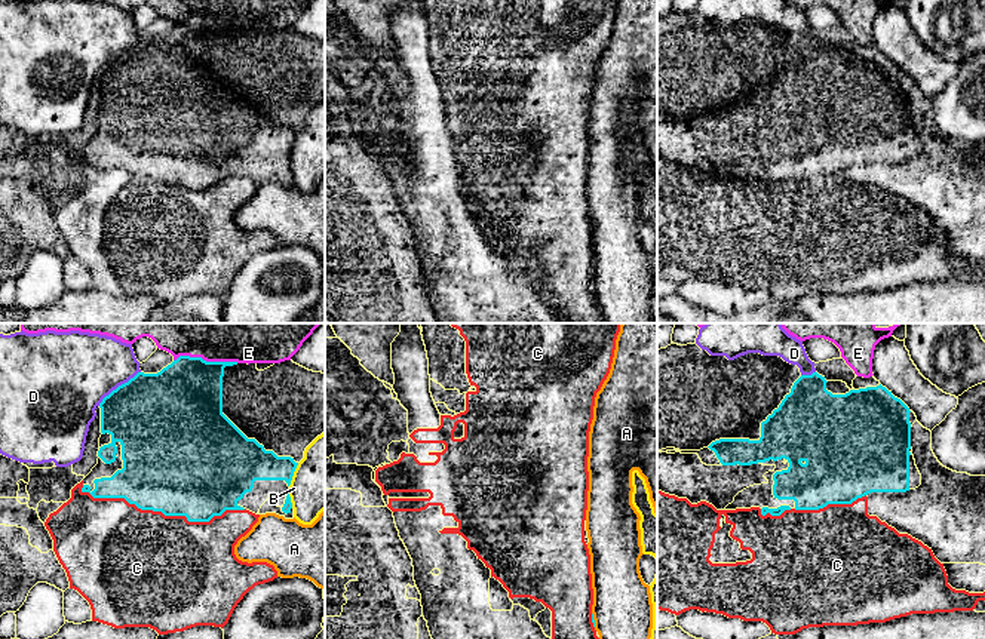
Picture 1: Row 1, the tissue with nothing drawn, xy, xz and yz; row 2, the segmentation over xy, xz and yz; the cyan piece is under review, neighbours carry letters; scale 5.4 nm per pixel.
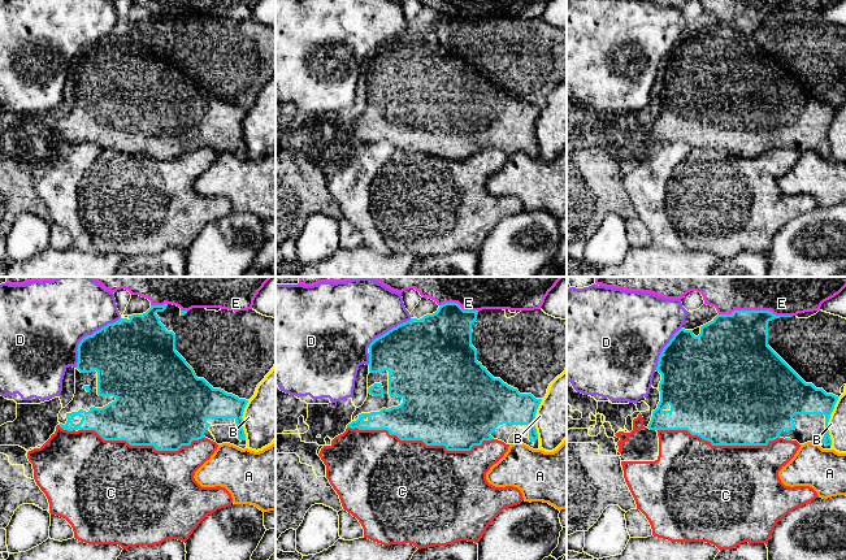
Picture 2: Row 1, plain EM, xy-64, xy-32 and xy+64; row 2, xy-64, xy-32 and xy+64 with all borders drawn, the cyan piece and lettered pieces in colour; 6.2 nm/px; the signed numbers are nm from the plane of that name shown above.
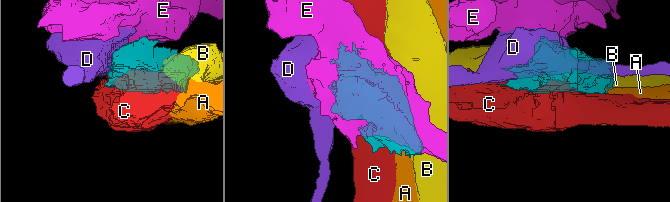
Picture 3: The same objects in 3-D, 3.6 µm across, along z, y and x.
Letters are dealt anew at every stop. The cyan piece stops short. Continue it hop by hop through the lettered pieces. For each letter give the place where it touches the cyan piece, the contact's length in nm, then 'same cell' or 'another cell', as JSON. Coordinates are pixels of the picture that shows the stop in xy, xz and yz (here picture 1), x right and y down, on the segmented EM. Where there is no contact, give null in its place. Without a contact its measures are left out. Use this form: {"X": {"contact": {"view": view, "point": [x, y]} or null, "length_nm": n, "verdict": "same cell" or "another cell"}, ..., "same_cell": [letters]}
{"A": {"contact": {"view": "xz", "point": [594, 620]}, "length_nm": 80, "verdict": "another cell"}, "B": {"contact": {"view": "xy", "point": [292, 475]}, "length_nm": 140, "verdict": "another cell"}, "C": {"contact": {"view": "xy", "point": [163, 513]}, "length_nm": 900, "verdict": "another cell"}, "D": {"contact": {"view": "xy", "point": [119, 386]}, "length_nm": 300, "verdict": "another cell"}, "E": {"contact": {"view": "xy", "point": [205, 361]}, "length_nm": 360, "verdict": "another cell"}, "same_cell": []}

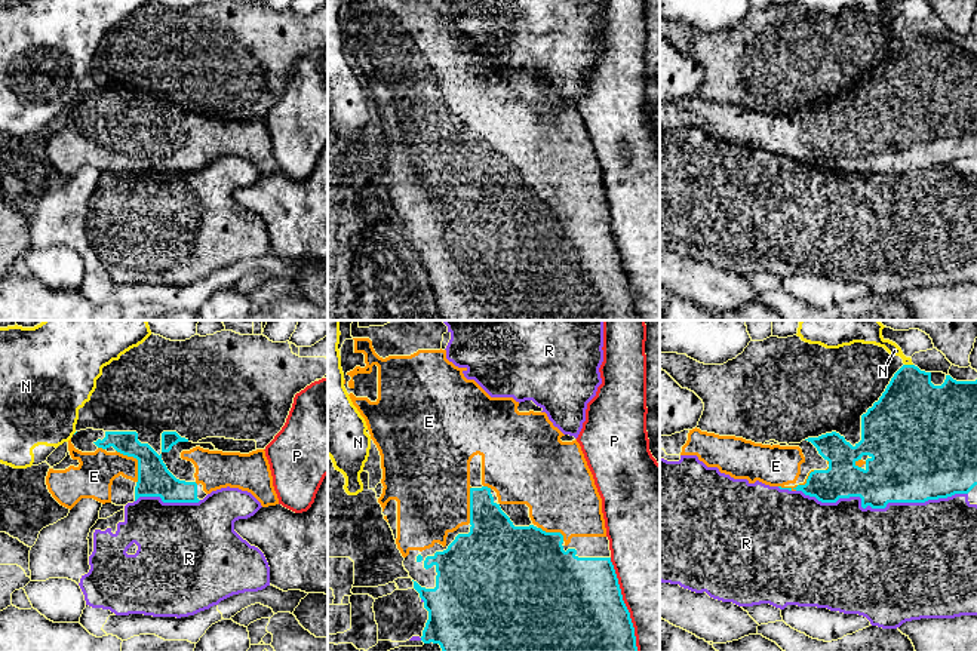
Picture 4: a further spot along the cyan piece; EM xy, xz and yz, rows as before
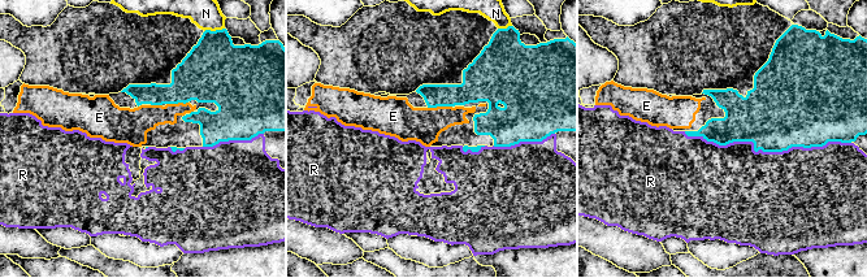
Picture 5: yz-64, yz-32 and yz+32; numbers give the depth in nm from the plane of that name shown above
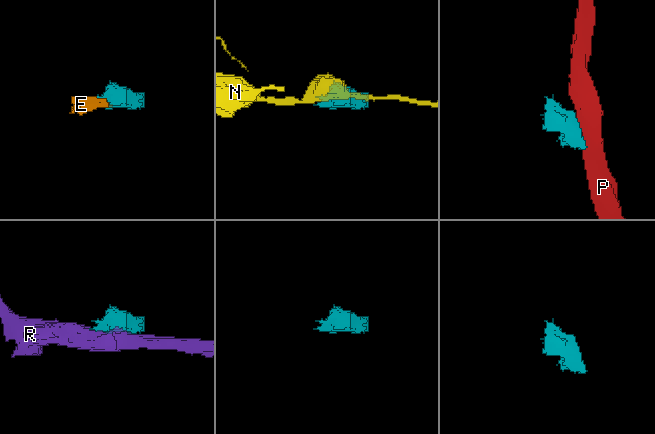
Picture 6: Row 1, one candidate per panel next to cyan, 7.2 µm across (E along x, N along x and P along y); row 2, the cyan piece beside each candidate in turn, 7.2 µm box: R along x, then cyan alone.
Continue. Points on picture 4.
{"E": {"contact": {"view": "xy", "point": [138, 461]}, "length_nm": 220, "verdict": "same cell"}, "N": {"contact": {"view": "yz", "point": [909, 365]}, "length_nm": 50, "verdict": "another cell"}, "P": {"contact": {"view": "xz", "point": [624, 604]}, "length_nm": 550, "verdict": "another cell"}, "R": {"contact": {"view": "yz", "point": [879, 507]}, "length_nm": 950, "verdict": "another cell"}, "same_cell": ["E"]}

